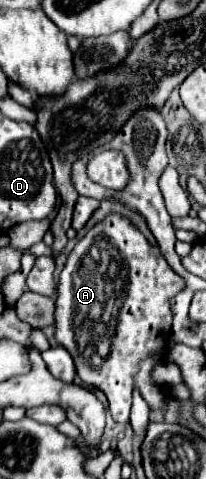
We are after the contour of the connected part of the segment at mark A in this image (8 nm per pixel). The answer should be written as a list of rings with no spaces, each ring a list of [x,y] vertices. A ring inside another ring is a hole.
[[[111,213],[95,223],[69,253],[65,269],[59,275],[55,337],[71,353],[81,381],[99,387],[107,395],[111,415],[117,423],[129,421],[133,383],[151,407],[157,409],[165,403],[163,389],[151,381],[151,371],[159,361],[157,357],[151,357],[151,351],[167,345],[167,335],[171,331],[169,299],[183,289],[185,279],[167,265],[159,247],[151,245],[145,235],[119,213]]]

